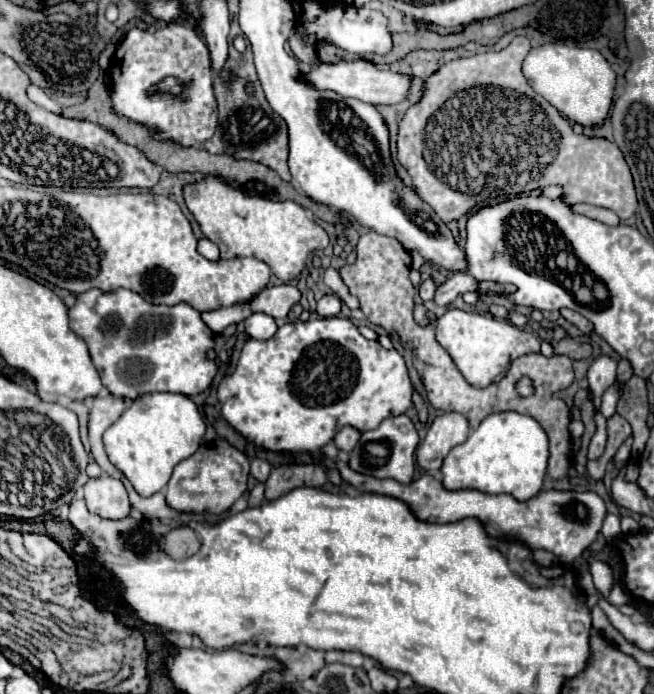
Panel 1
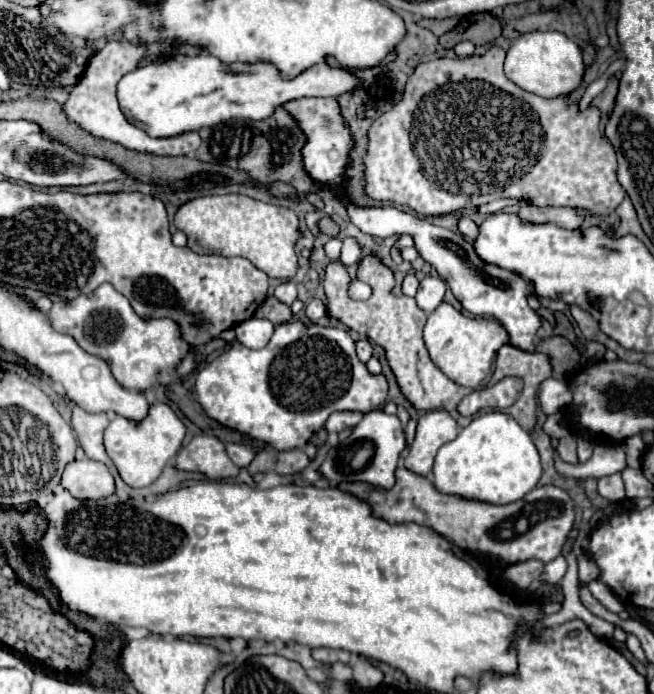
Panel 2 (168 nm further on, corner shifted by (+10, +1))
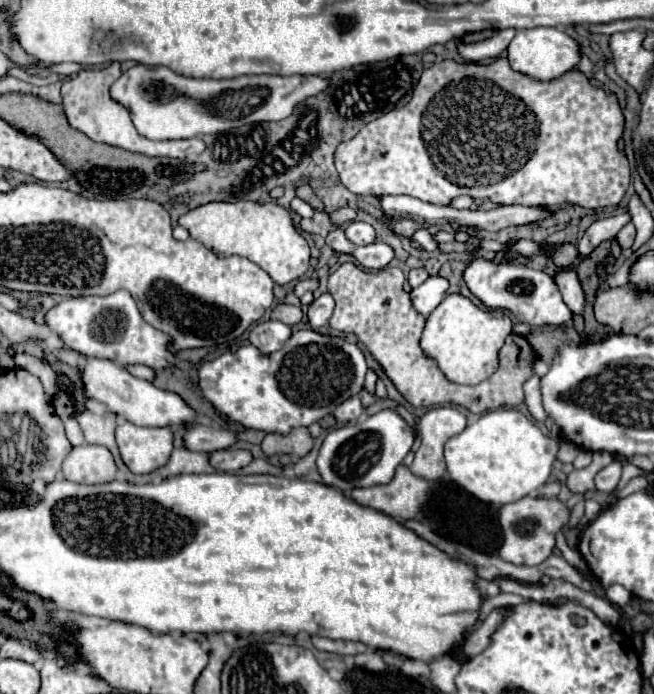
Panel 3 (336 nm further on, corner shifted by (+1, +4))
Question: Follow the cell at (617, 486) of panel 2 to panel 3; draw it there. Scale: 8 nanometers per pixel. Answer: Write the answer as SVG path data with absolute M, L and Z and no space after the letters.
M613 460L609 466L605 466L603 470L599 470L597 476L595 476L597 490L601 490L601 492L613 492L617 488L617 484L619 484L621 468L623 468L623 464L619 460Z

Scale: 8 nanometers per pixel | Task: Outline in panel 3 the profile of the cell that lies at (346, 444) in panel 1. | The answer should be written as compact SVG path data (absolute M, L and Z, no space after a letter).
M351 396L335 408L333 416L337 418L337 422L353 422L353 420L357 420L357 416L361 412L363 412L363 406L359 402L359 396Z

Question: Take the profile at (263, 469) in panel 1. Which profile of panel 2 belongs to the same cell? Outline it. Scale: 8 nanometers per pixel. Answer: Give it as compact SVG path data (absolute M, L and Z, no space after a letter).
M228 443L226 445L226 451L228 451L228 457L232 459L232 463L236 463L236 467L248 467L254 459L254 451L244 447L244 445L236 445L236 443Z

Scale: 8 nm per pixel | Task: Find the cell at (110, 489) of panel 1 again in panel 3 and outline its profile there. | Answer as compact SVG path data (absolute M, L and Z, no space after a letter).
M81 444L73 446L73 450L67 454L61 472L67 480L77 484L103 484L115 478L117 466L105 446Z

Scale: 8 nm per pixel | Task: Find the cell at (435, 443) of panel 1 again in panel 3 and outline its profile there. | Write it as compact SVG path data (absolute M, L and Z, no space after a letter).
M441 406L425 412L419 420L421 446L409 466L411 472L425 480L439 480L445 474L443 446L449 438L463 432L467 418L453 406Z

